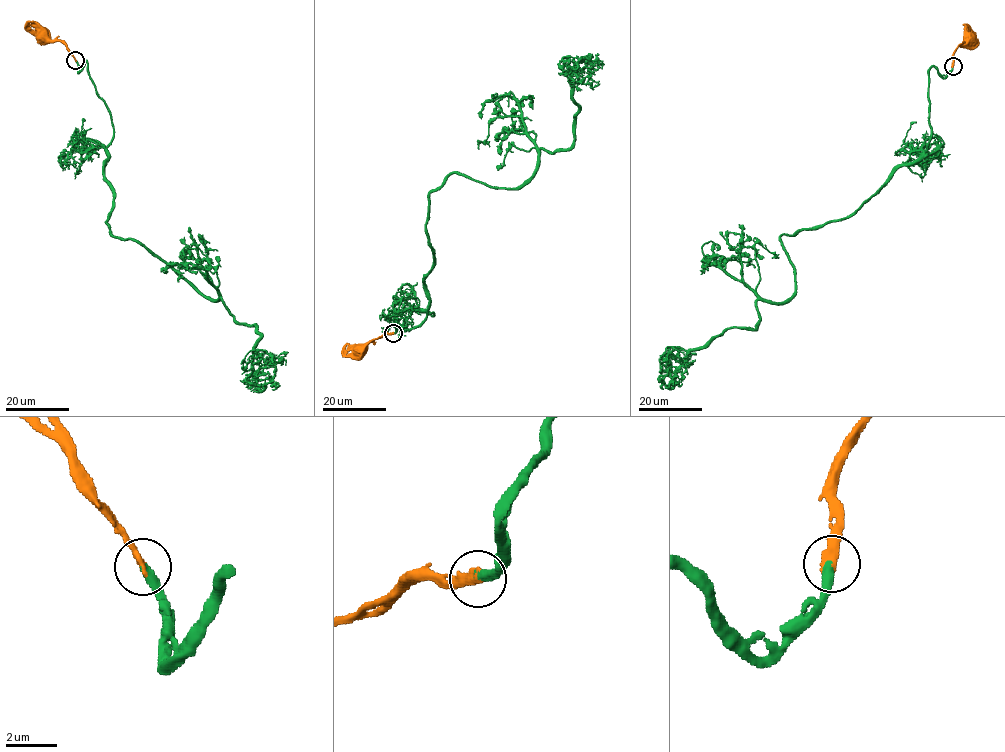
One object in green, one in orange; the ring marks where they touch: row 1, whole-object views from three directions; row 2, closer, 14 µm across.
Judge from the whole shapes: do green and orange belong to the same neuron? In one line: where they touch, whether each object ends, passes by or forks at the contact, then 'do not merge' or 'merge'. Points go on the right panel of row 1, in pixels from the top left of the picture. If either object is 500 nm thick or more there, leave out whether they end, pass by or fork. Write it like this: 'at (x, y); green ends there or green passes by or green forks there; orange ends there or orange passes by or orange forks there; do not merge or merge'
at (953, 66); green ends there; orange ends there; merge

